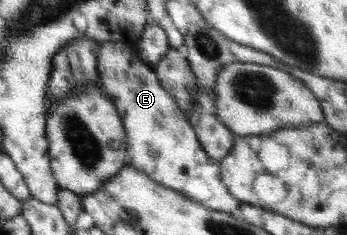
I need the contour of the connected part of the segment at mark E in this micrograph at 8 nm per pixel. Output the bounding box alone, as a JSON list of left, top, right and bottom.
[97,42,242,213]

